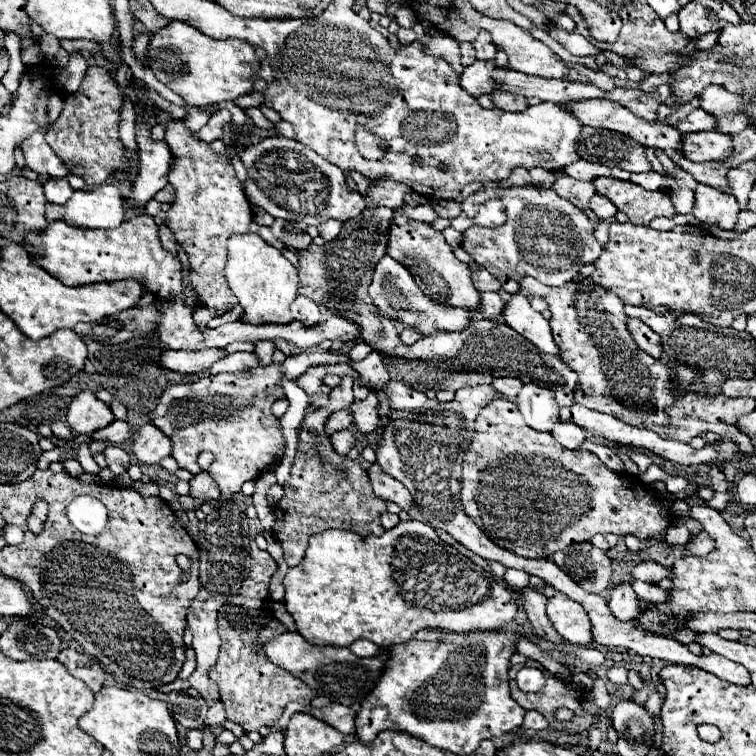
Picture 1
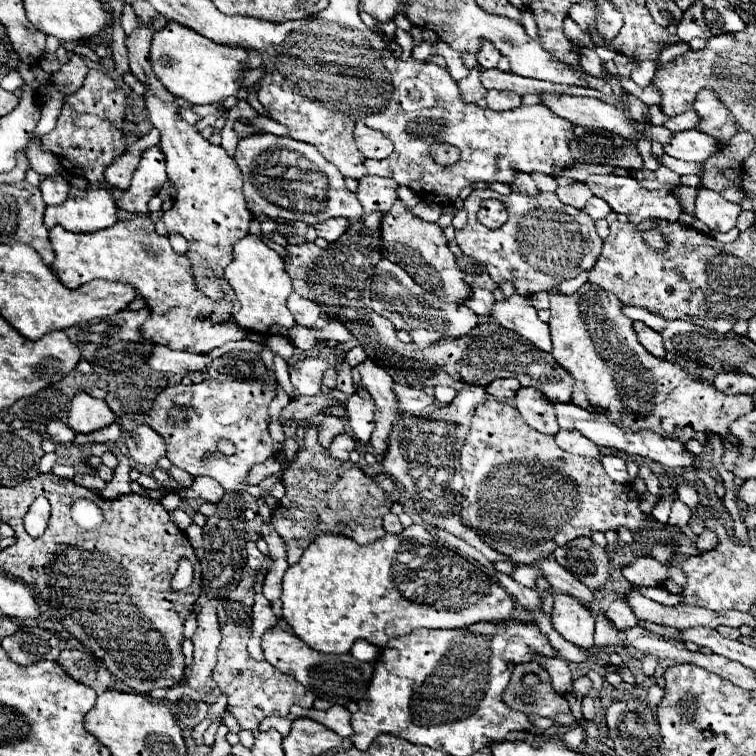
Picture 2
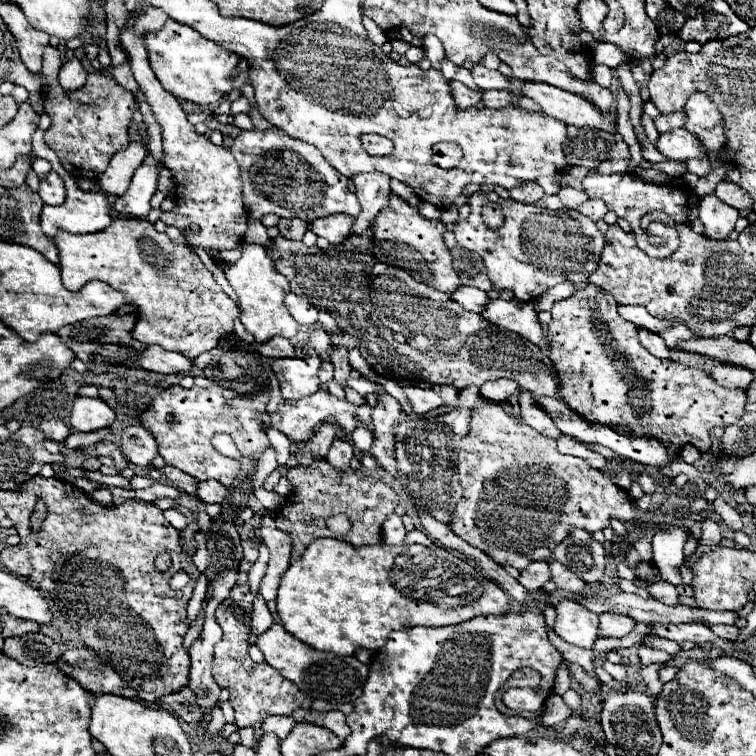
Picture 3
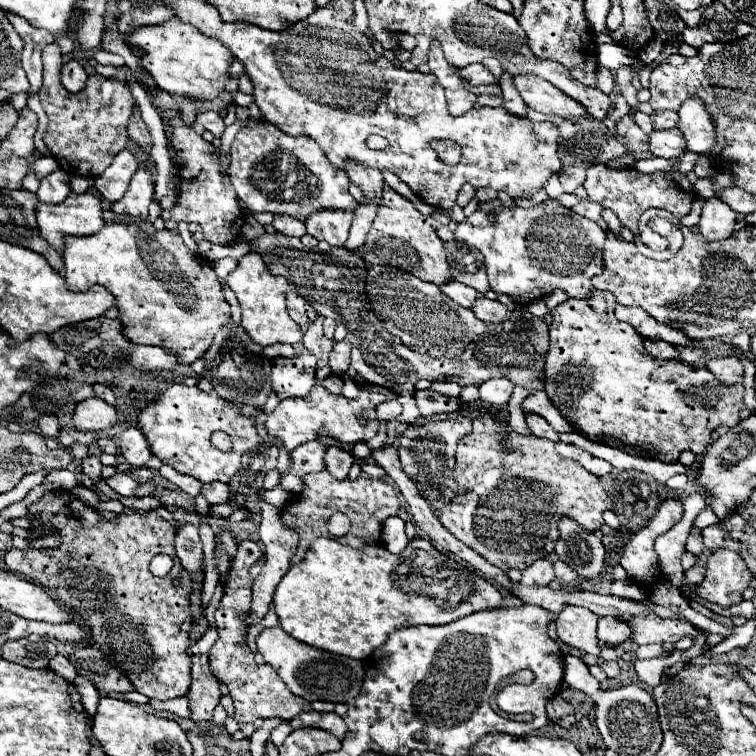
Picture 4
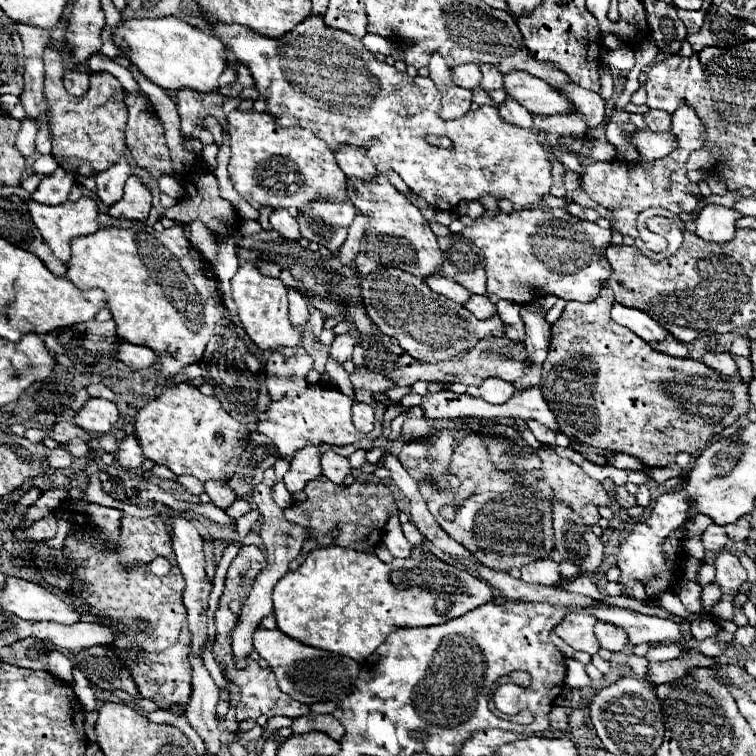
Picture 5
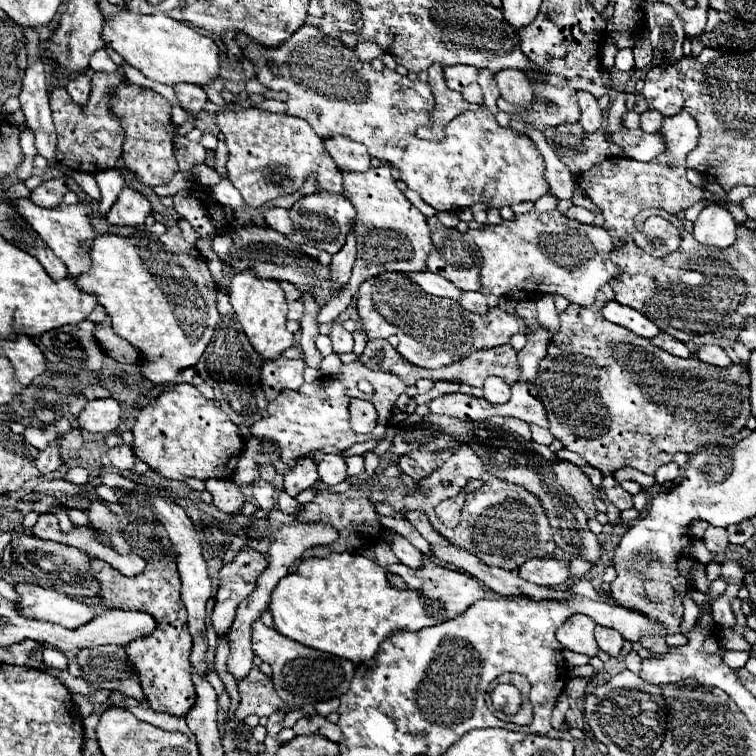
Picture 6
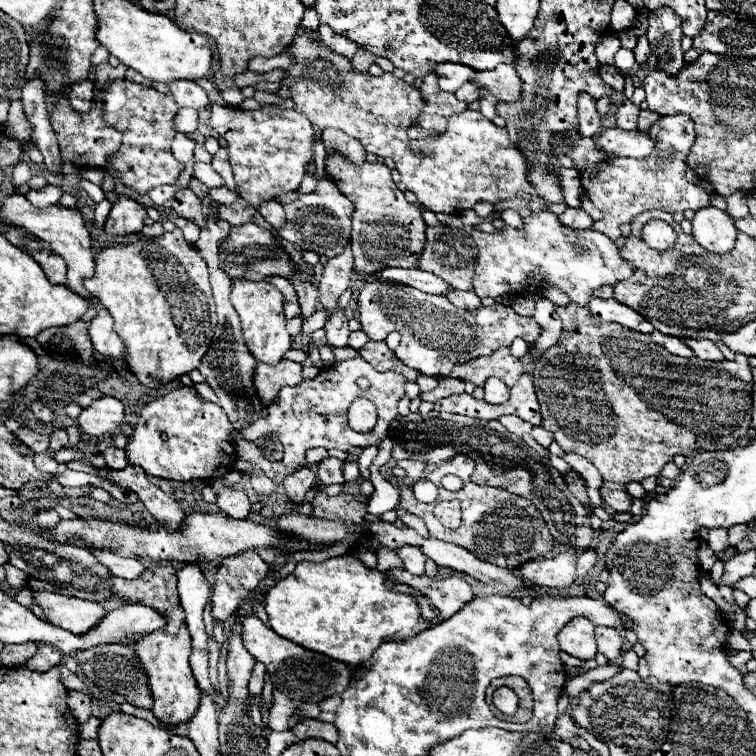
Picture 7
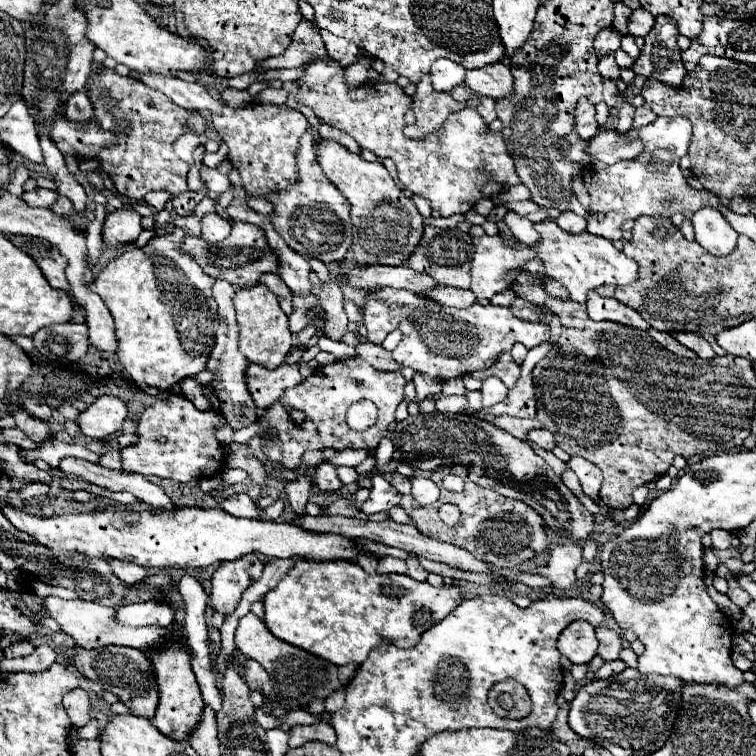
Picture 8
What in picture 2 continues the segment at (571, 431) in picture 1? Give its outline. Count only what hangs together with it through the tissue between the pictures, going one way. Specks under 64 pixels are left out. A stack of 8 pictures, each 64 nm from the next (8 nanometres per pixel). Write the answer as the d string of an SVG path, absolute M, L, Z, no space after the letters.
M560 430L554 436L556 444L570 452L570 454L580 454L580 456L588 456L588 458L598 458L600 460L600 450L596 444L588 442L586 436L580 436L580 432L568 432L568 430Z

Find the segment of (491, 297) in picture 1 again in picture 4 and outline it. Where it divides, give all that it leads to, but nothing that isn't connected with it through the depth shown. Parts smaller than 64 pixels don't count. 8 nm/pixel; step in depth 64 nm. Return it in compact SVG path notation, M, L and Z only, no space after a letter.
M448 282L448 284L440 286L440 290L442 290L448 298L452 298L454 302L458 302L460 306L464 306L464 308L468 308L468 310L472 310L474 300L480 298L480 294L478 294L474 288L468 288L466 284L460 284L460 282Z

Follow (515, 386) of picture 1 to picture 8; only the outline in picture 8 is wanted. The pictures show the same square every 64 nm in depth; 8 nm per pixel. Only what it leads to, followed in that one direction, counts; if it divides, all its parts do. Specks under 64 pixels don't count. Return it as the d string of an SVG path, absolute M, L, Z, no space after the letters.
M486 378L482 382L482 406L494 406L504 402L508 396L508 388L498 378Z

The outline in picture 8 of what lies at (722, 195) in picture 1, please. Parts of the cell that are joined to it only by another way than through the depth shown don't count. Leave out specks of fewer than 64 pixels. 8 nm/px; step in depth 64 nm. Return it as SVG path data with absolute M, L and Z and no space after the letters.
M702 208L692 216L696 242L712 256L726 256L736 248L736 230L716 208Z

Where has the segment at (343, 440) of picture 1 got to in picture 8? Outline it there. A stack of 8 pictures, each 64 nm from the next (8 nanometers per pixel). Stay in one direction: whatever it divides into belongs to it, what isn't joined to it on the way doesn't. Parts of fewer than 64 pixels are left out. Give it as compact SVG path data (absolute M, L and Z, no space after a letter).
M322 462L316 472L314 472L314 482L318 484L320 490L328 490L328 492L338 492L342 482L336 474L336 466L328 464L328 462Z

